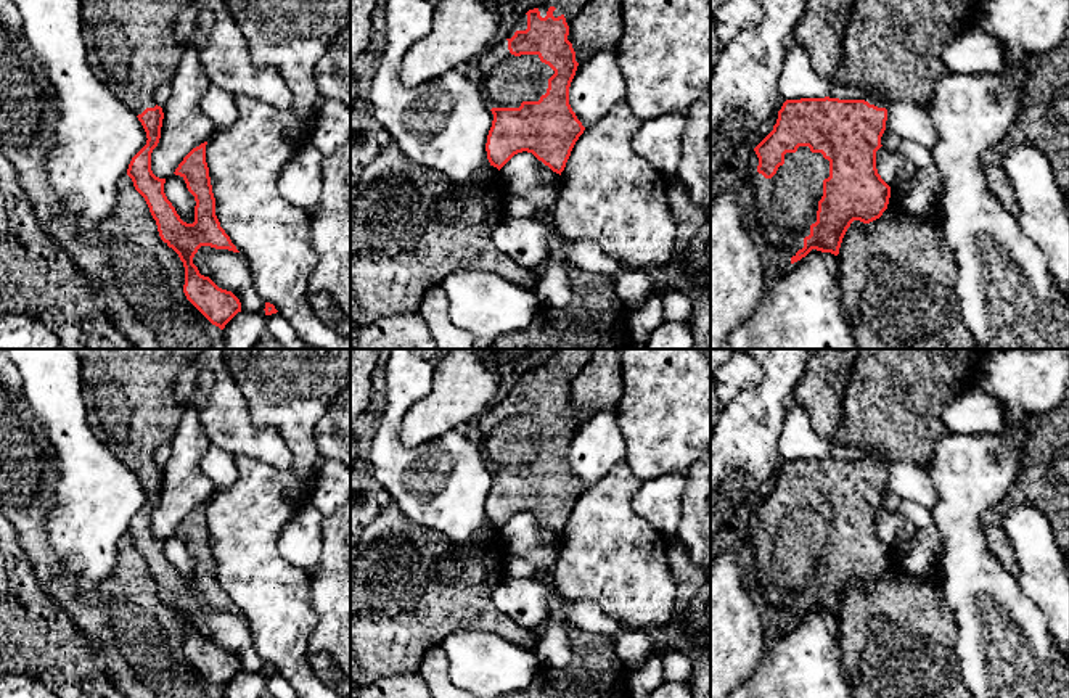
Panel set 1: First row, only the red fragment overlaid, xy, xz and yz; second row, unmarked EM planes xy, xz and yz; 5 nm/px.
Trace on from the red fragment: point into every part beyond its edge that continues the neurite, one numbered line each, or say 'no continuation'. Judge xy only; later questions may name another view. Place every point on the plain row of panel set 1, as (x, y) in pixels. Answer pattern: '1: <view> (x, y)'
1: xy (129, 396)

